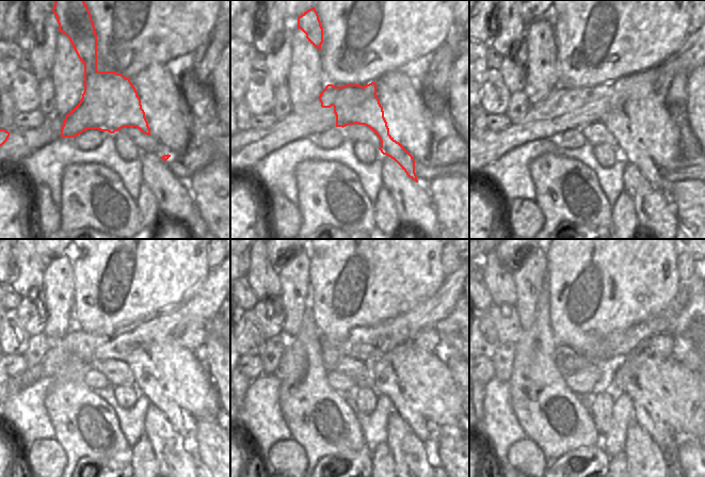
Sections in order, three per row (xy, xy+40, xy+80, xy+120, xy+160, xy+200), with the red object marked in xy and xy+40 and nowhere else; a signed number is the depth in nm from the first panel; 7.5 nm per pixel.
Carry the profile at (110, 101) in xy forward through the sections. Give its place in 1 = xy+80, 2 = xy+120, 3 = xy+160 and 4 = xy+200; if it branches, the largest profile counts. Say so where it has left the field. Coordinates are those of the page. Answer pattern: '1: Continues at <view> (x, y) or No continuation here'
1: Continues at xy+80 (622, 130)
2: Continues at xy+120 (147, 382)
3: Continues at xy+160 (386, 382)
4: Continues at xy+200 (663, 435).

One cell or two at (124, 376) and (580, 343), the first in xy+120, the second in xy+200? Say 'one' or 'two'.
two

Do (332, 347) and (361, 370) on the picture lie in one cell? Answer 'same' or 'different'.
same

